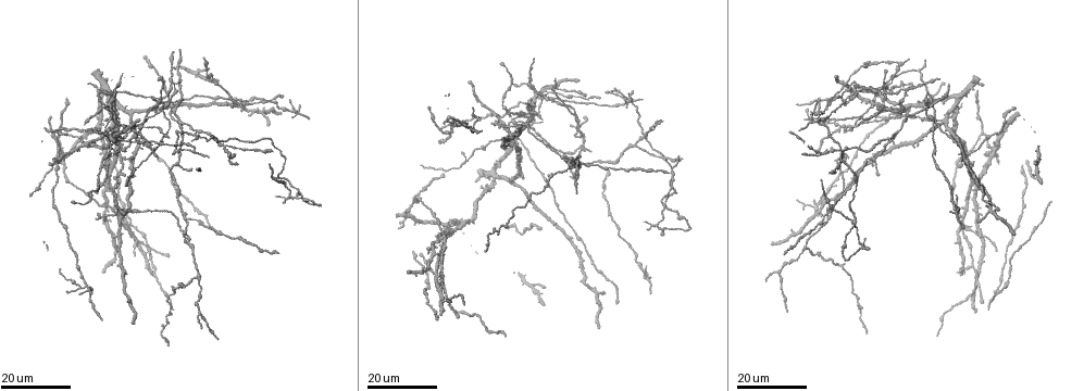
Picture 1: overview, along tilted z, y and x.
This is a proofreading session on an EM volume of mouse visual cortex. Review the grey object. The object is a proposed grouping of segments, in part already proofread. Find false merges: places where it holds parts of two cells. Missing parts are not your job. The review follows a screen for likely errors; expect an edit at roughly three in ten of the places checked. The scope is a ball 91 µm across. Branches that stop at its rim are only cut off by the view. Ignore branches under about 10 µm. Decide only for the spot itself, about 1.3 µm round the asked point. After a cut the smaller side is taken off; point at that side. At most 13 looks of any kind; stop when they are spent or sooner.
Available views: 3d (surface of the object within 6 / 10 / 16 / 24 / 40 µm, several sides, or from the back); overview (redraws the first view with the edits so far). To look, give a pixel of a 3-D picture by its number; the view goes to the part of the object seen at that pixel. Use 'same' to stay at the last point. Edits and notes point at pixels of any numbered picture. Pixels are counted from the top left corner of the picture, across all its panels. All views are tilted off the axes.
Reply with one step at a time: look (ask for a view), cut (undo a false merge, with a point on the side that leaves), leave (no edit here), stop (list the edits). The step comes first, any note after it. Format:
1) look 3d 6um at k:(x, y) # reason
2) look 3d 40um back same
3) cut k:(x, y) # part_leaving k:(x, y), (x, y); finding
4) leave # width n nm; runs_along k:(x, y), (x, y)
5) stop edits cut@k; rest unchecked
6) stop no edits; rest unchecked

look 3d 16um at 1:(977, 235) # side arm on a straight run

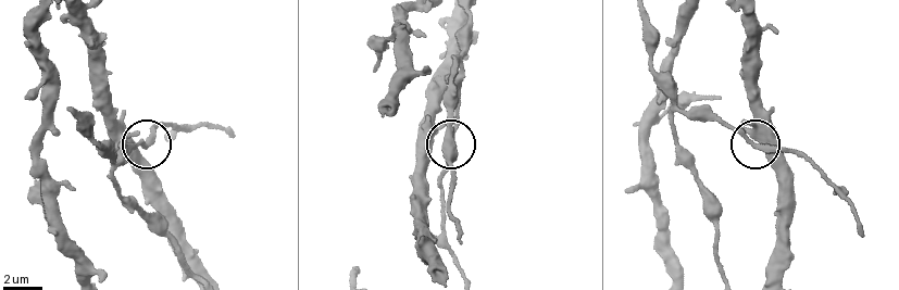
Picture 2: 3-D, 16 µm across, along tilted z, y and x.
look 3d 6um at 2:(141, 143)

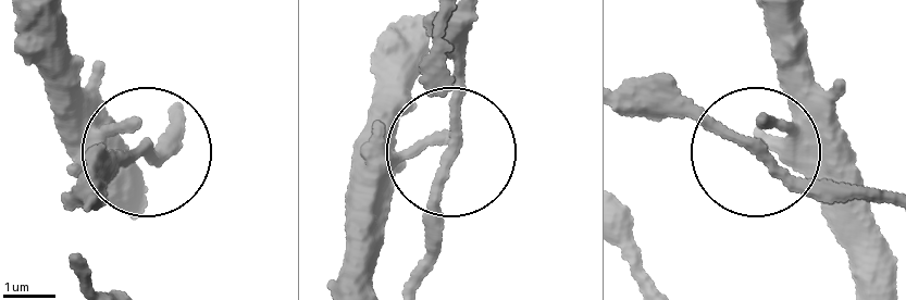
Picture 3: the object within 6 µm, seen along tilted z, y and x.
leave # width 180 nm; one cell here

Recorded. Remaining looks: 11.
look 3d 24um at 1:(149, 251) # four or more arms meet

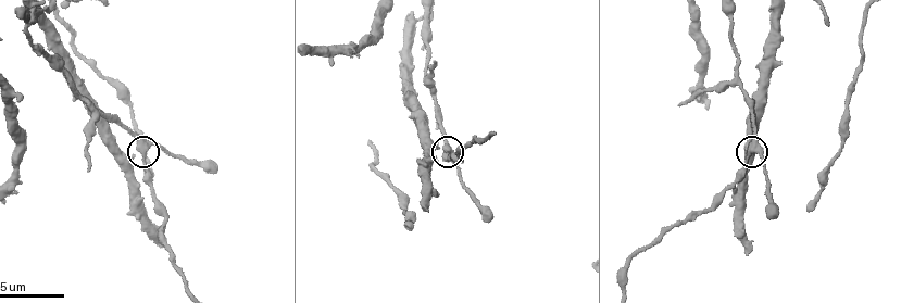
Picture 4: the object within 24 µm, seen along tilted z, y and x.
look 3d 6um at 4:(145, 152)

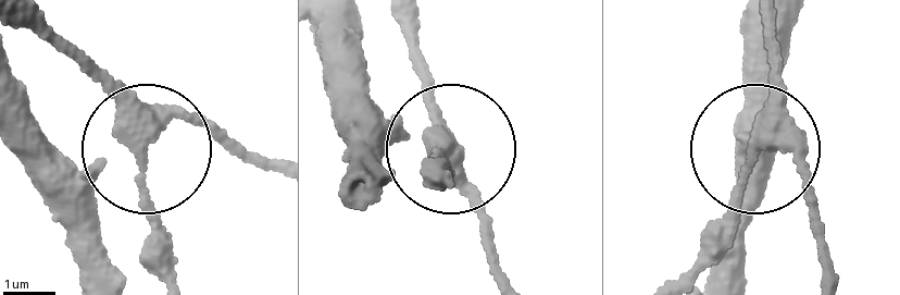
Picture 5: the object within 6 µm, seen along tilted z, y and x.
leave # width 300 nm; runs_along 5:(345, 20), (367, 100), (454, 156), (497, 269); continuous, no second cell

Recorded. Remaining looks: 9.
look 3d 16um at 1:(196, 278)

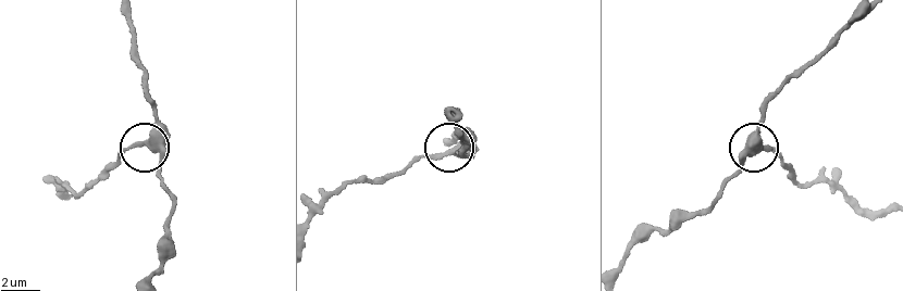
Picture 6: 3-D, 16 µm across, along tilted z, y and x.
look 3d 10um at 6:(452, 150) # closer look

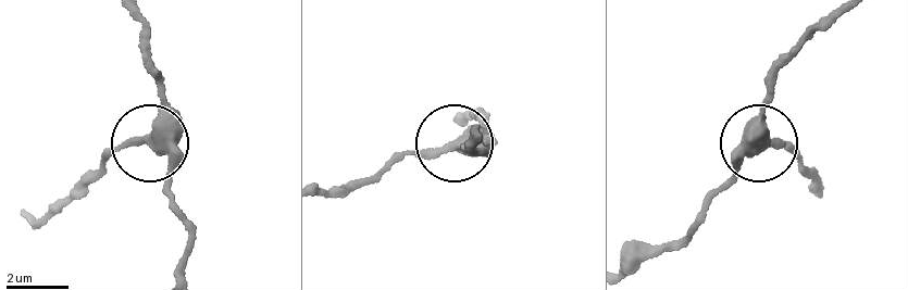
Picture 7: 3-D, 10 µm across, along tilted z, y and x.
leave # width 390 nm; one cell here

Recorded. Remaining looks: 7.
look 3d 16um at 1:(827, 220) # branch point

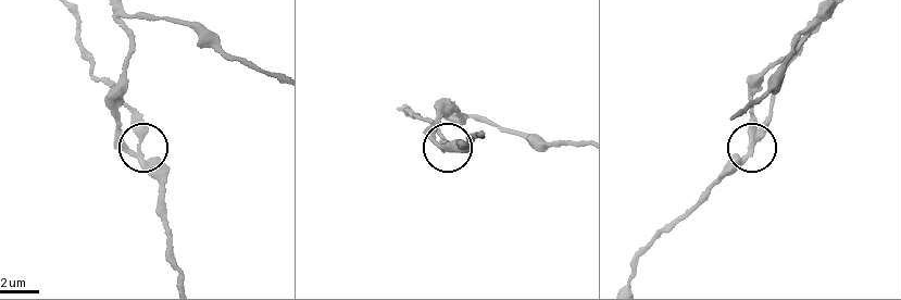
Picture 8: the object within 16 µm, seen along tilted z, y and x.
look 3d 6um at 8:(757, 138)

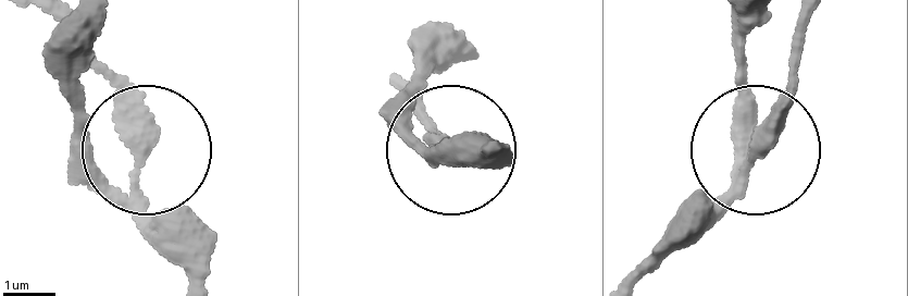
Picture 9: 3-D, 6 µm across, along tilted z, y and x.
cut 9:(131, 116) # width 260 nm; two cells meet here

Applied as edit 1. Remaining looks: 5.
look 3d 24um at 1:(187, 221) # side arm on a straight run

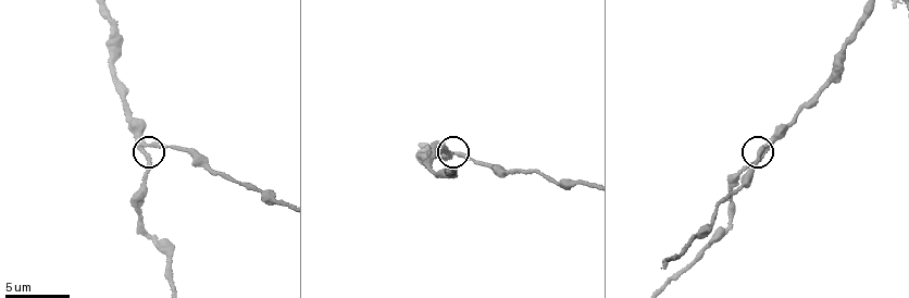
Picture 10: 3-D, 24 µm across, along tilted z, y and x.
look 3d 6um at 10:(141, 151)

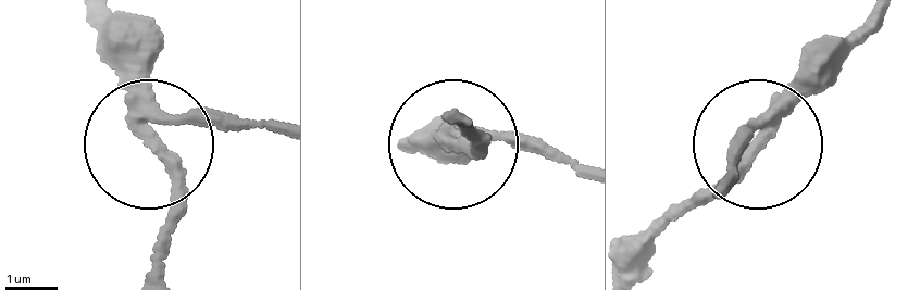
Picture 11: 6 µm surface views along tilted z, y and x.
look 3d 6um back at 11:(457, 146)

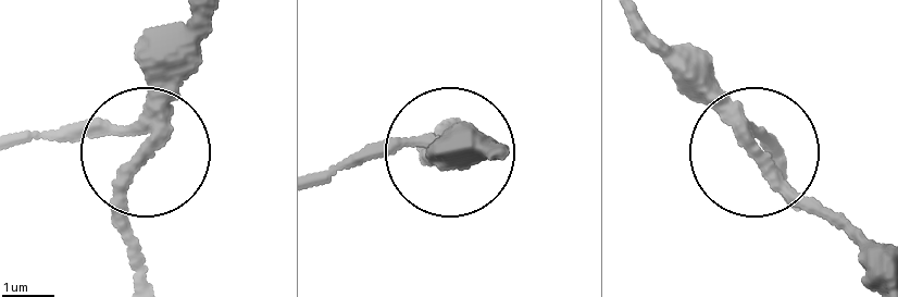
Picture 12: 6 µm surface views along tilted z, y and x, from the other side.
leave # arms 3; runs_along 12:(498, 158), (397, 140), (325, 174); all the same cell

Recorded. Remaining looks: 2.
look 3d 16um at 1:(904, 91) # four arms meet

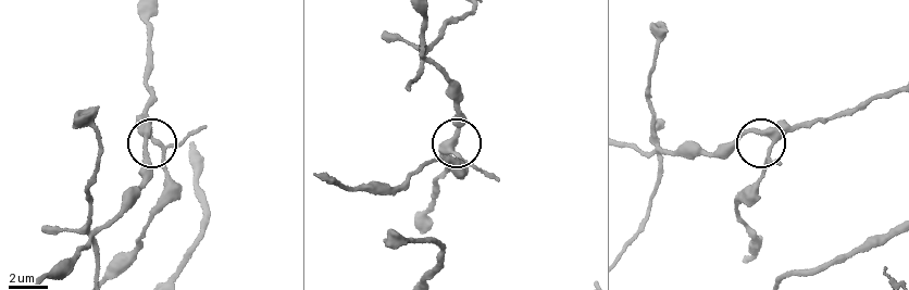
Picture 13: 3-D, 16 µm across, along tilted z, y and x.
look 3d 10um at 13:(456, 154)

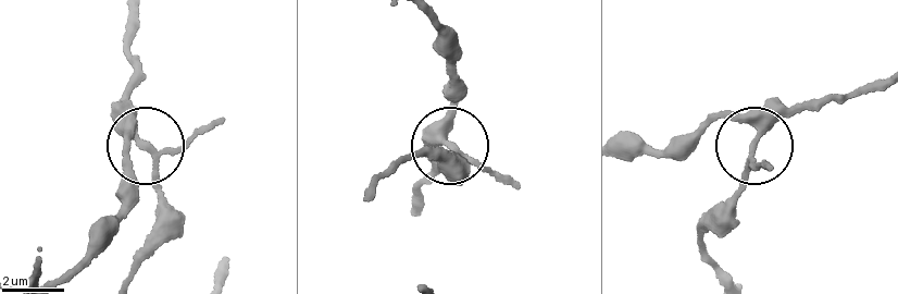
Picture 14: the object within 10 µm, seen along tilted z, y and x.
leave # width 290 nm; runs_along 14:(67, 273), (123, 212), (133, 134), (156, 174), (148, 237); one cell here

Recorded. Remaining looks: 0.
stop edits cut@9; rest unchecked

